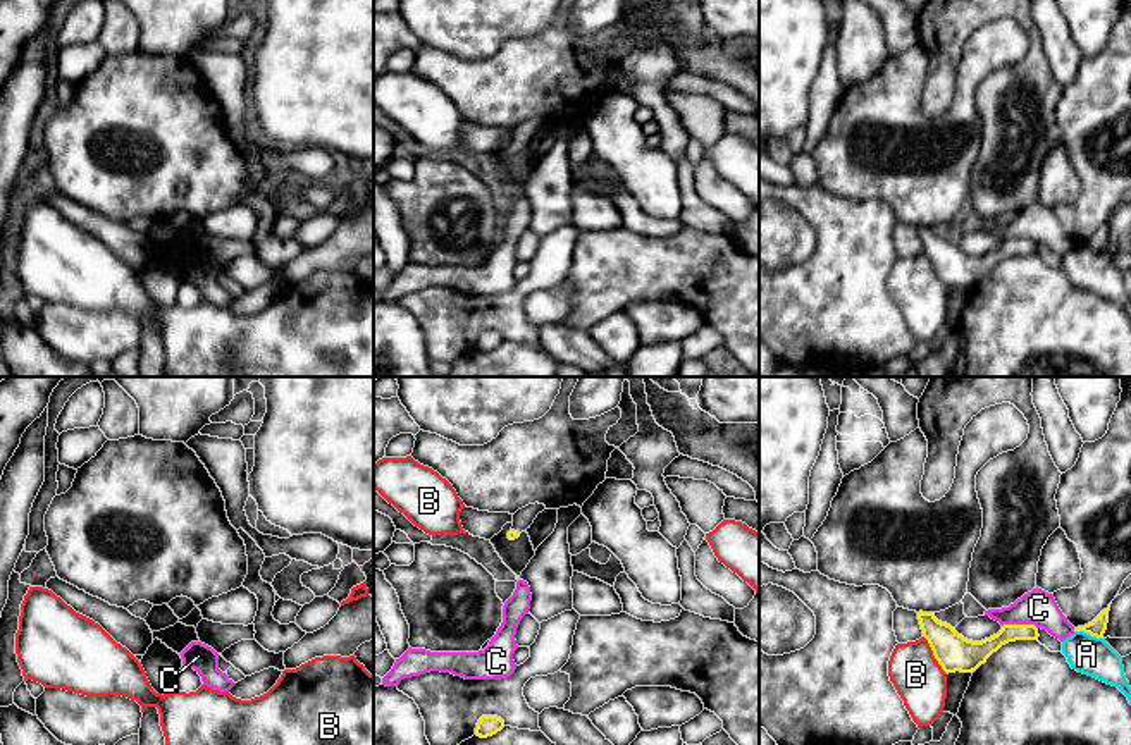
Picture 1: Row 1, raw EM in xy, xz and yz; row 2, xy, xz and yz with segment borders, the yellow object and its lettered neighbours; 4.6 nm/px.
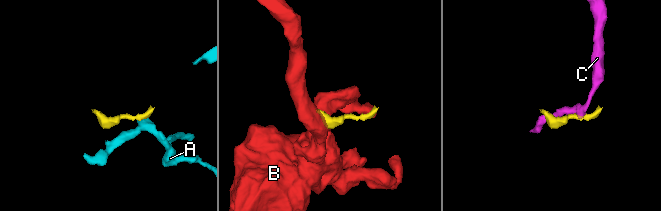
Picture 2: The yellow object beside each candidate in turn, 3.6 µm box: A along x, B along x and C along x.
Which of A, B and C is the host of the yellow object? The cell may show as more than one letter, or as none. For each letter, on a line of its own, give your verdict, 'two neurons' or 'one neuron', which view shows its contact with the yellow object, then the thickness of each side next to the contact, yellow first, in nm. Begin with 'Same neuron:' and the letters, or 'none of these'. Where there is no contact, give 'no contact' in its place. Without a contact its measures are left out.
Same neuron: none of these
A: two neurons | yz | 80/180 nm
B: two neurons | yz | 170/240 nm
C: two neurons | yz | 120/170 nm

